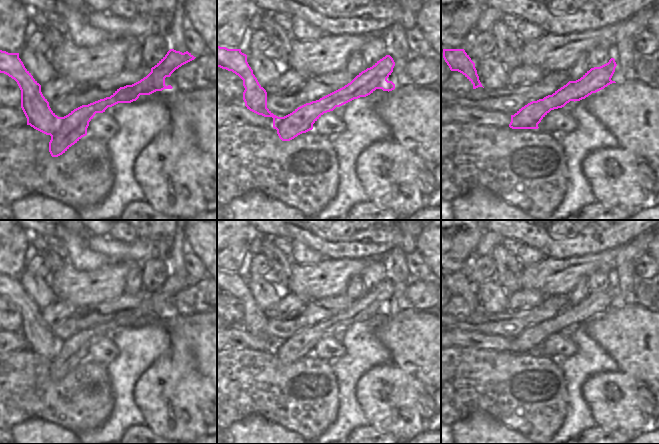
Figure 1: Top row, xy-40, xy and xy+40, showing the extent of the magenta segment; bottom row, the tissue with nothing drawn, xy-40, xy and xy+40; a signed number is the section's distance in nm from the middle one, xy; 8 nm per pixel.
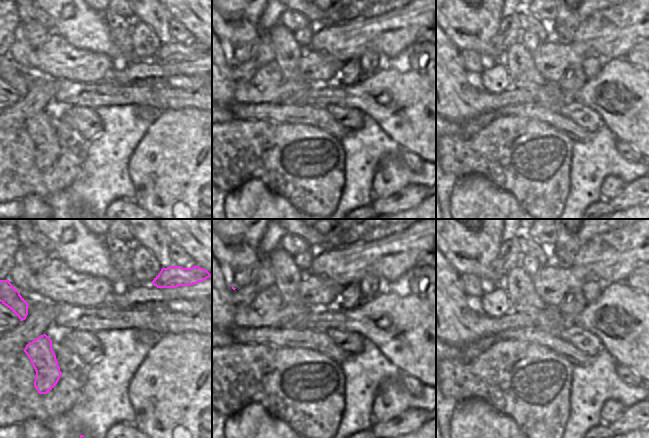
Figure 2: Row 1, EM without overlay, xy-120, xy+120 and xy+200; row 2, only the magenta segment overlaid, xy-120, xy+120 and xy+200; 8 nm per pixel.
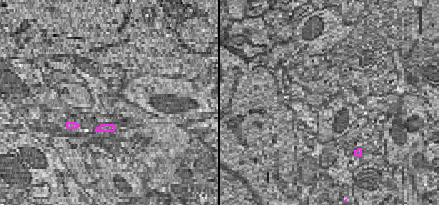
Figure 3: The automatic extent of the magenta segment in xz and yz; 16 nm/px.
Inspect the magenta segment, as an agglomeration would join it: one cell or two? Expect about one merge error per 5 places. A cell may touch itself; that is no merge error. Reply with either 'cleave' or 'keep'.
cleave

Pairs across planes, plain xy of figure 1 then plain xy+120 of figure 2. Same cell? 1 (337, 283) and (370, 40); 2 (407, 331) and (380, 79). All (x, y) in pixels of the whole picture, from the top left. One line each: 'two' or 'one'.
1: one
2: one

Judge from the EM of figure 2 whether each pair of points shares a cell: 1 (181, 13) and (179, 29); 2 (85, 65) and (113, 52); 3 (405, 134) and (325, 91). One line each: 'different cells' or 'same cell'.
1: different cells
2: different cells
3: same cell

